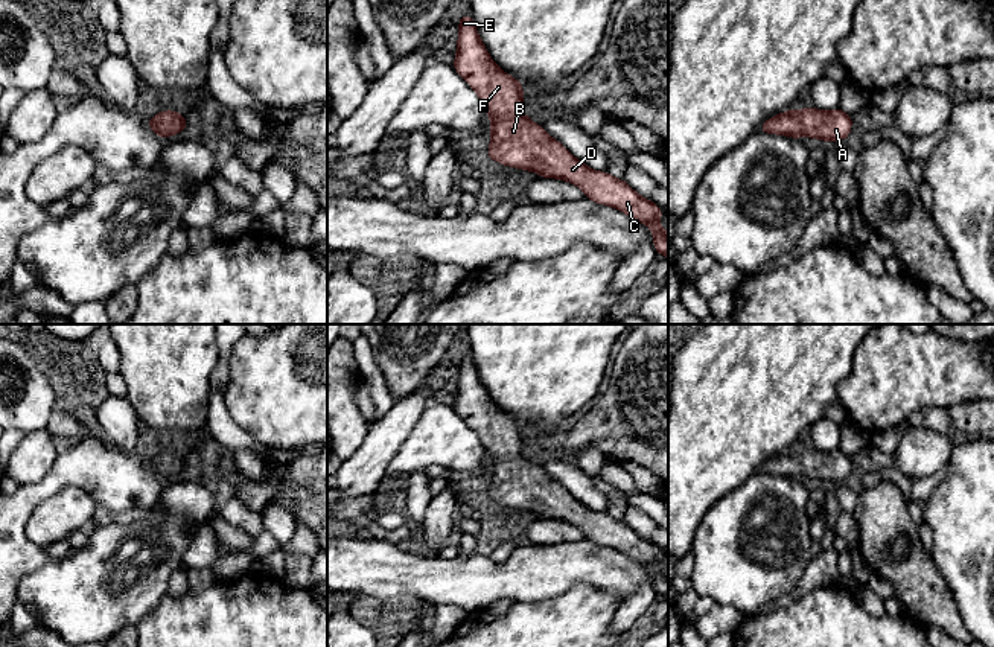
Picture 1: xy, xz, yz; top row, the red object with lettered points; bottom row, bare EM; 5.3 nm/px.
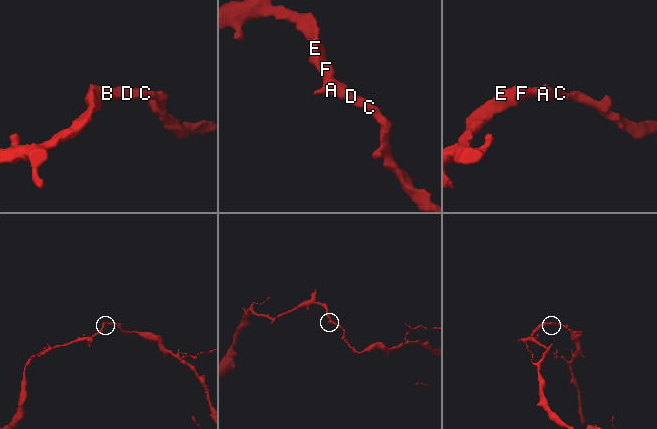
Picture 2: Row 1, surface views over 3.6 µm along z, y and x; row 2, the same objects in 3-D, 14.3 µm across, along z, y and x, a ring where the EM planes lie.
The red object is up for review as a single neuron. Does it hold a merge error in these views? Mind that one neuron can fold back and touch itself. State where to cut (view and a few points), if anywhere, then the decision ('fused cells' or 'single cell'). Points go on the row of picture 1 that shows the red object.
no cut | single cell

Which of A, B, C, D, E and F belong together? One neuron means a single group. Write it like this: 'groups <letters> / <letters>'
groups A B C D E F

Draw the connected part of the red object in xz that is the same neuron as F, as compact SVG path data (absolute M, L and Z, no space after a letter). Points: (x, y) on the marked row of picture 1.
M469 12L457 21L460 35L457 40L458 47L452 67L476 91L479 100L489 113L489 119L492 120L492 142L486 155L510 167L534 171L543 178L559 178L569 181L578 186L588 199L618 209L630 218L648 225L655 237L655 250L658 254L662 254L668 259L668 231L659 228L662 209L653 204L648 198L639 196L623 178L618 180L607 172L589 169L581 161L578 161L562 143L550 137L542 125L531 122L527 114L522 113L522 102L525 97L525 93L522 91L522 82L502 72L492 61L476 32L472 14Z

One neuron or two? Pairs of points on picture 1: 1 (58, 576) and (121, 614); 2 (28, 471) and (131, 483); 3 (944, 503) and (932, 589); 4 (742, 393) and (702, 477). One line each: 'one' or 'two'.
1: one
2: two
3: two
4: one

